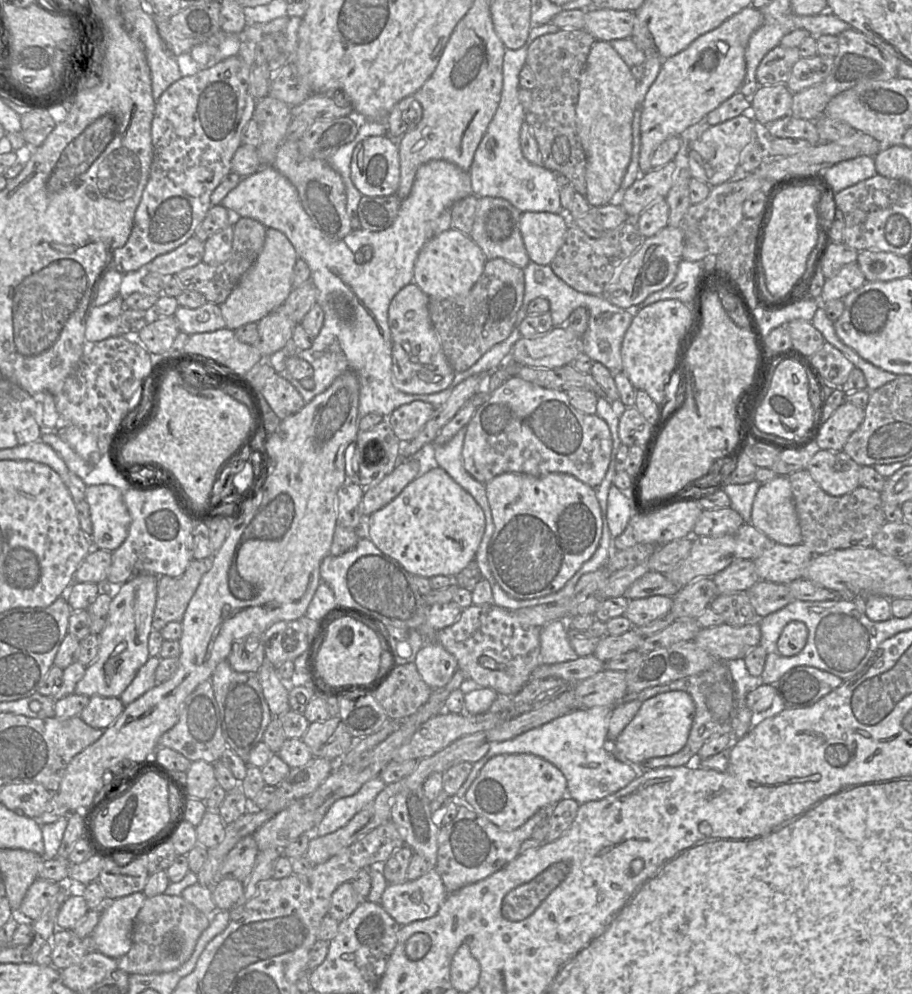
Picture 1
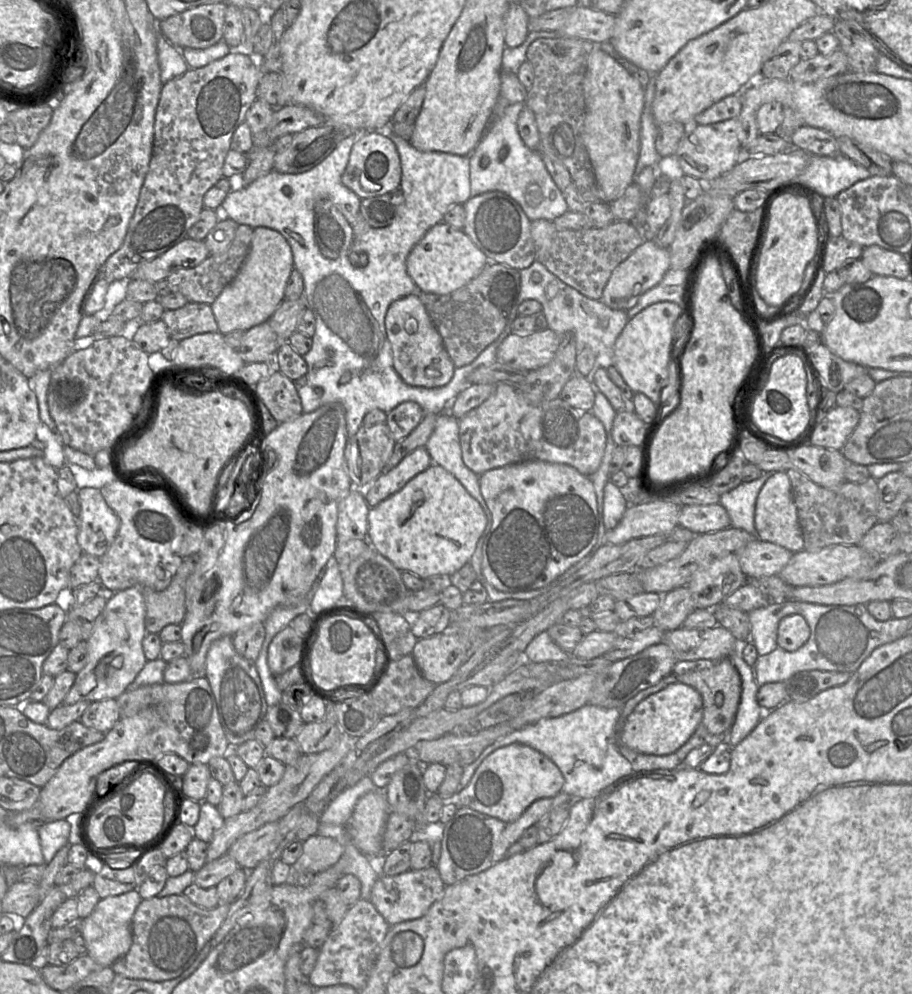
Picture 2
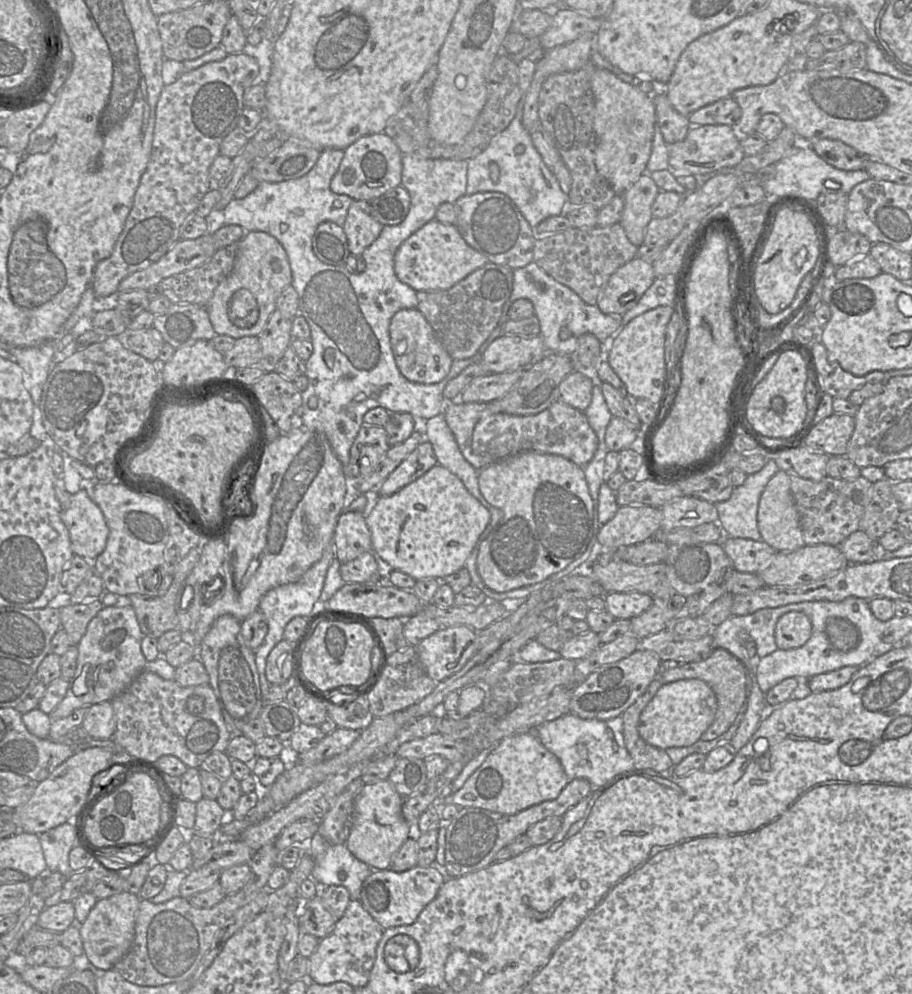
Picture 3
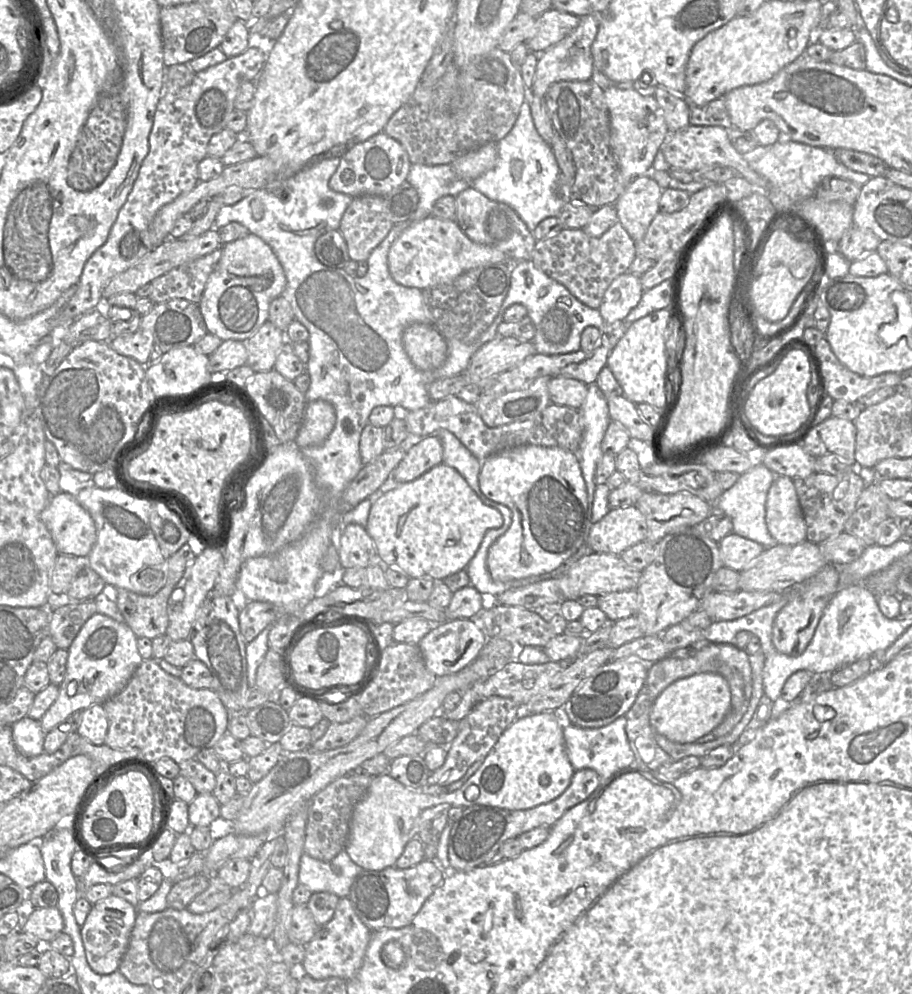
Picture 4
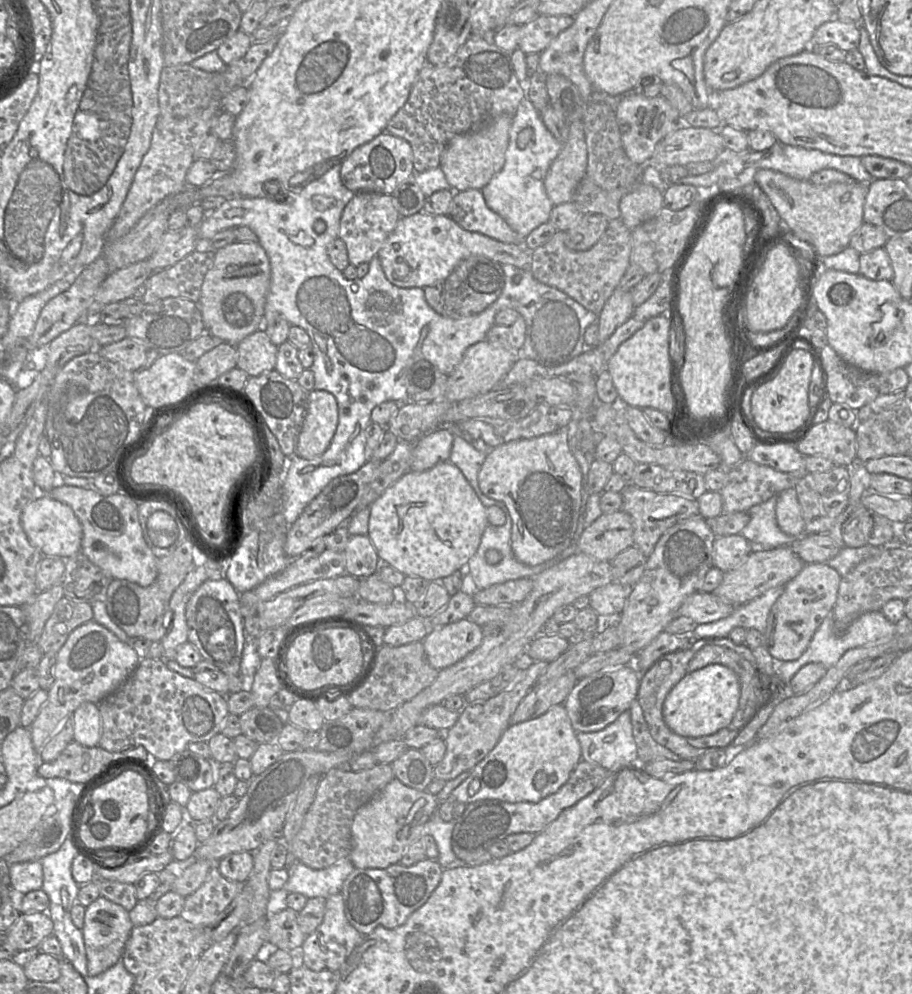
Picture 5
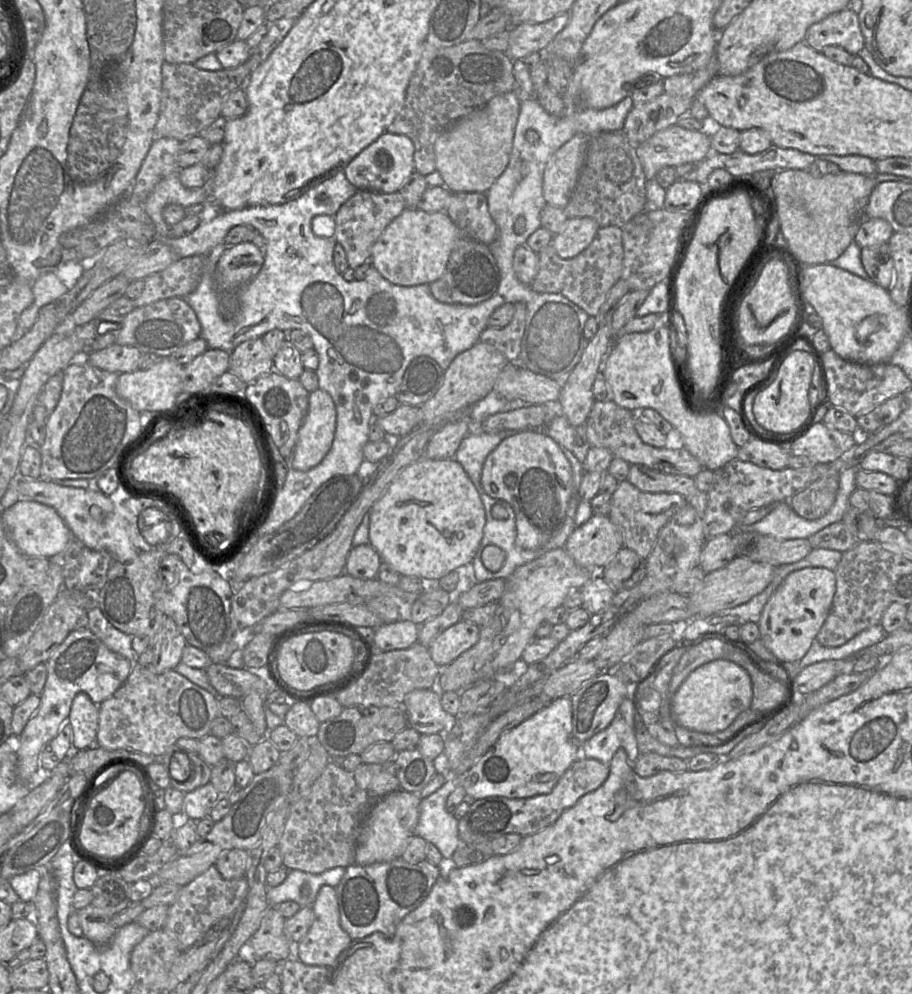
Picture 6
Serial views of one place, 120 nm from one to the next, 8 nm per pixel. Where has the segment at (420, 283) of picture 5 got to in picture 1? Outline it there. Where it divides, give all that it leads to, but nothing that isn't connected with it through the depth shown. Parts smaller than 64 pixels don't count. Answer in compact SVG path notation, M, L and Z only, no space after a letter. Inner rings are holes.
M451 227L433 236L421 248L414 265L413 283L429 297L465 296L482 275L486 261L482 249L469 235Z

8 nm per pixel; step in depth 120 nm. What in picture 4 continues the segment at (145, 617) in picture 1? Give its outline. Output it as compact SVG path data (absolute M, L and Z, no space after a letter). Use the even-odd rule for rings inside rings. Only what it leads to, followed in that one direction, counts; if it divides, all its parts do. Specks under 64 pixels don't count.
M98 612L92 615L68 648L66 674L59 685L57 699L39 721L42 729L47 733L74 712L103 704L121 692L143 661L137 639L126 622L118 622Z

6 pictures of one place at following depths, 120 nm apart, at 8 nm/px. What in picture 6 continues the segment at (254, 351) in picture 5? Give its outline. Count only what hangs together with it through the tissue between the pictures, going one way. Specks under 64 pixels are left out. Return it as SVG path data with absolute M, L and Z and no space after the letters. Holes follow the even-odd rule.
M262 338L240 343L230 353L229 369L245 384L256 381L274 370L274 356Z

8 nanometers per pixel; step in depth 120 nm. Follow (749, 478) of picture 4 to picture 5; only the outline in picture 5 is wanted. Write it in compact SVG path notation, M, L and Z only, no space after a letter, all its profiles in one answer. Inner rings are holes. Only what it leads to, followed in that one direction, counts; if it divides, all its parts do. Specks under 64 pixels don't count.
M774 495L748 510L750 521L740 534L755 548L773 549L790 546L802 537L787 535L778 527L776 519L777 499L778 495Z

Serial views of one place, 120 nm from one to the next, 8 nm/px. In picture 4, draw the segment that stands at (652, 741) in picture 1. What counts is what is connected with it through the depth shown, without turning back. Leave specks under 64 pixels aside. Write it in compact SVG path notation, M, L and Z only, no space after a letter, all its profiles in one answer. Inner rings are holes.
M699 673L676 680L655 699L649 720L657 734L678 743L692 743L717 727L730 709L727 680L718 673Z

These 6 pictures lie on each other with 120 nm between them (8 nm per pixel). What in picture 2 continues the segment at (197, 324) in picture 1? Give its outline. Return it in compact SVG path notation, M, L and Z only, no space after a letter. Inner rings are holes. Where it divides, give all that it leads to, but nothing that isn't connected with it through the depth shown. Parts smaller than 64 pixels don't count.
M188 302L175 310L165 310L161 320L166 324L171 338L178 341L197 334L217 332L211 305Z

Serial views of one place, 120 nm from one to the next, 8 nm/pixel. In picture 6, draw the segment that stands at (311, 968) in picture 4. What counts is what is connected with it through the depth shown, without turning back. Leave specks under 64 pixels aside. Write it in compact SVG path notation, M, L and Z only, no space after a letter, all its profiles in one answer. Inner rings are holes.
M323 885L312 904L313 923L304 938L294 944L294 957L308 965L332 966L338 956L351 944L352 939L340 924L336 888Z

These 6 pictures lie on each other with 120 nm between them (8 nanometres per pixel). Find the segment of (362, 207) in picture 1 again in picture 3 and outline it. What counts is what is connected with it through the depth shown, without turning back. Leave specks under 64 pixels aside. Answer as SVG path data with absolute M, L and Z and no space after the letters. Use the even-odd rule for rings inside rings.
M399 185L369 202L371 214L384 225L400 224L408 215L411 199L403 185Z

